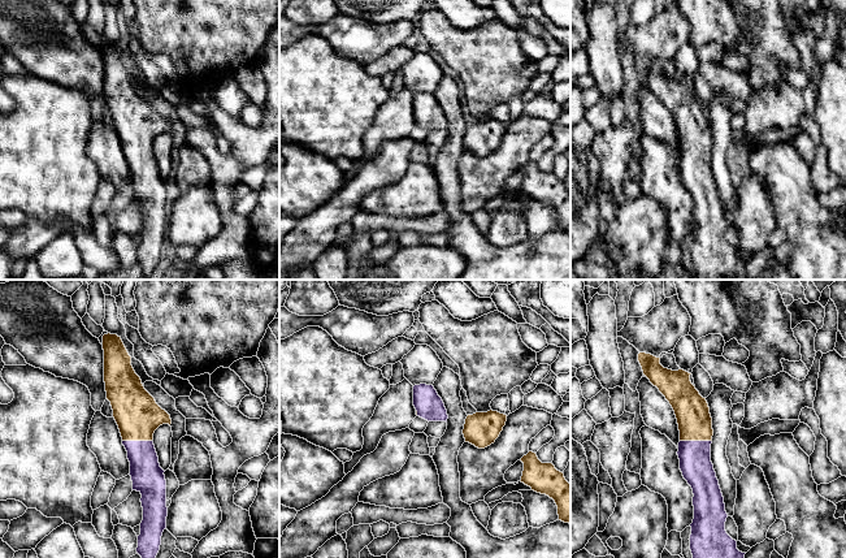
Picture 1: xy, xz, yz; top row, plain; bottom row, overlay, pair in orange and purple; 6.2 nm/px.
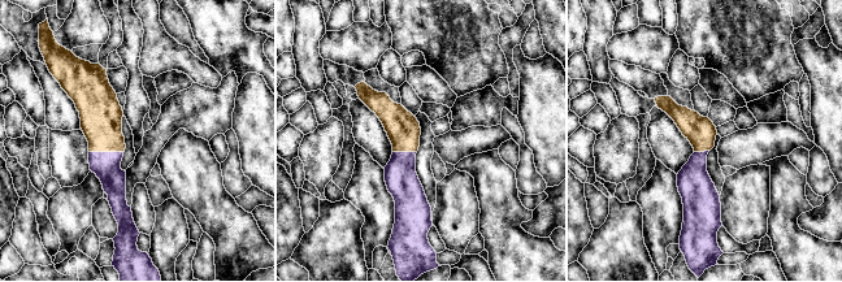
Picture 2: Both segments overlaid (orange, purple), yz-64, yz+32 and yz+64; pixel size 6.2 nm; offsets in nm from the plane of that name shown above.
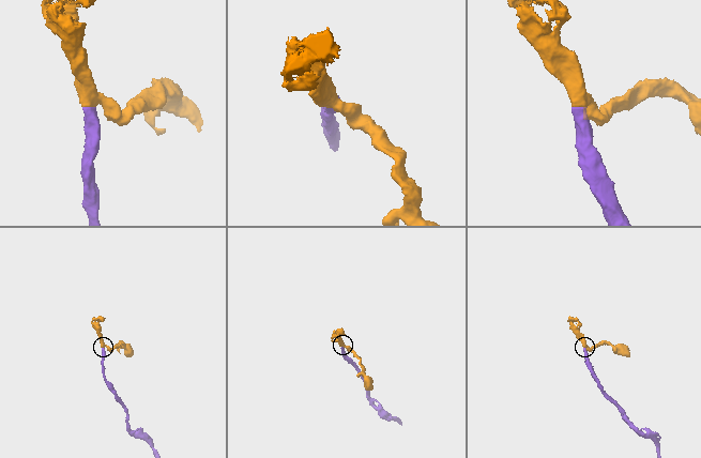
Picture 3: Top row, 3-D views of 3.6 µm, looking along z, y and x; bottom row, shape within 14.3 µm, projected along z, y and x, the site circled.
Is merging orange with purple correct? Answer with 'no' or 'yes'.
yes

